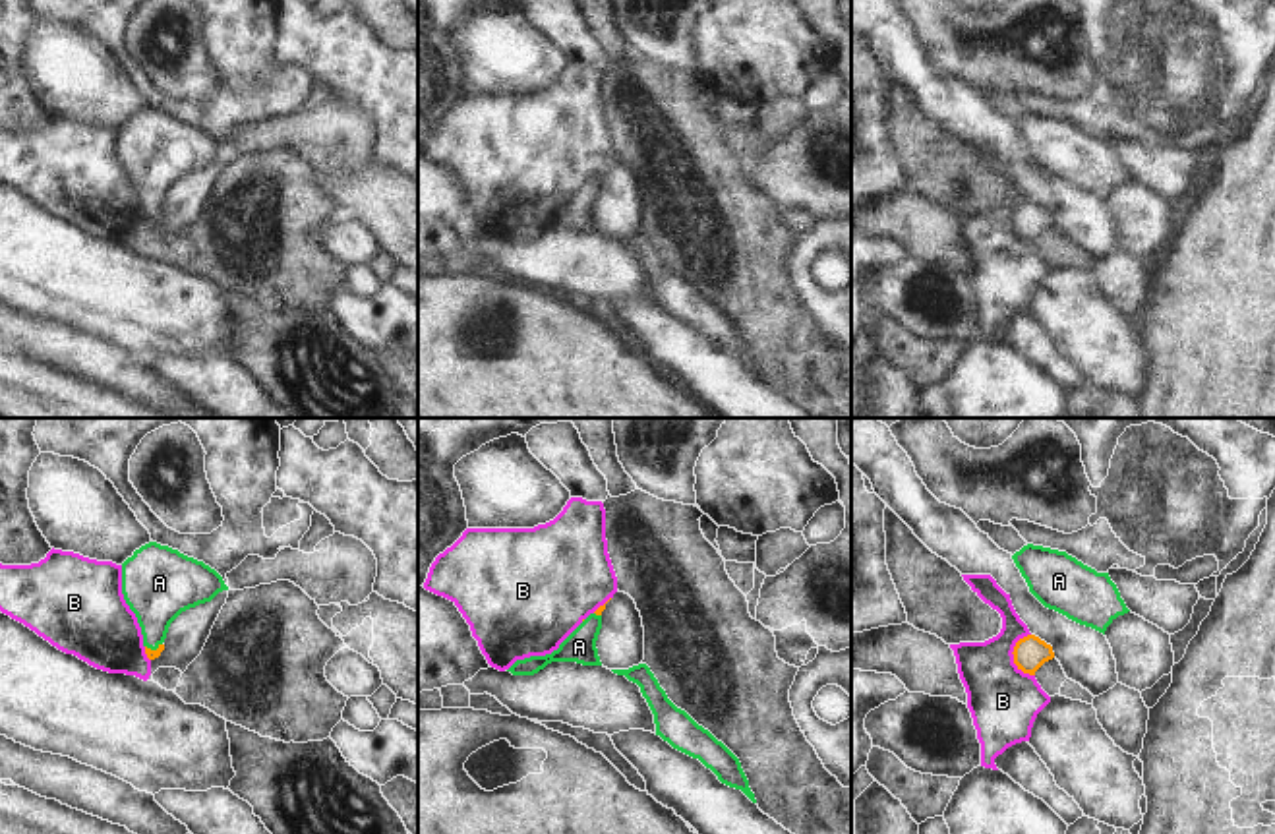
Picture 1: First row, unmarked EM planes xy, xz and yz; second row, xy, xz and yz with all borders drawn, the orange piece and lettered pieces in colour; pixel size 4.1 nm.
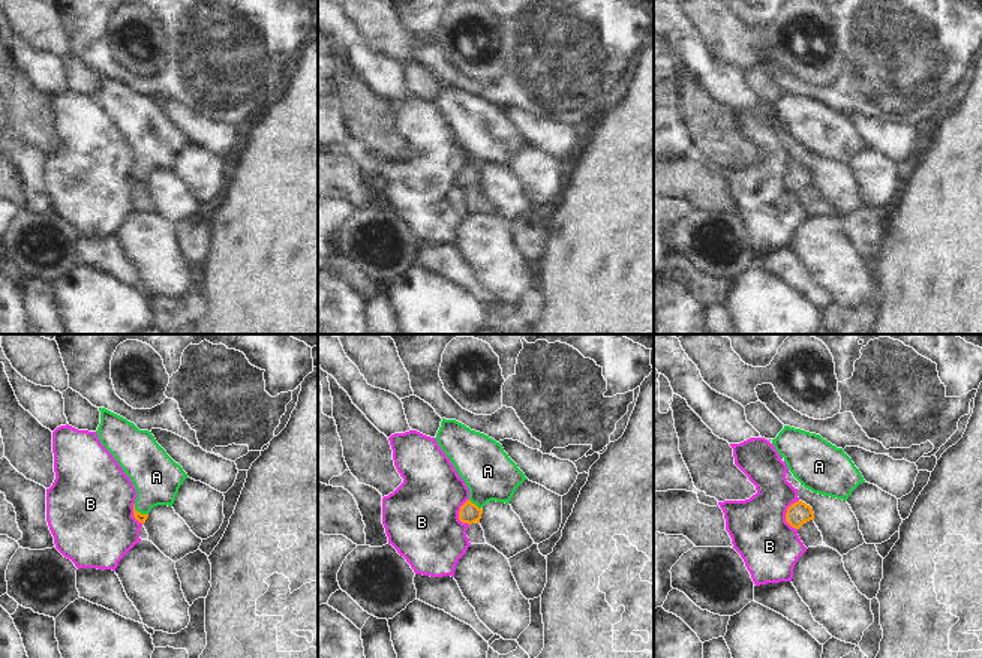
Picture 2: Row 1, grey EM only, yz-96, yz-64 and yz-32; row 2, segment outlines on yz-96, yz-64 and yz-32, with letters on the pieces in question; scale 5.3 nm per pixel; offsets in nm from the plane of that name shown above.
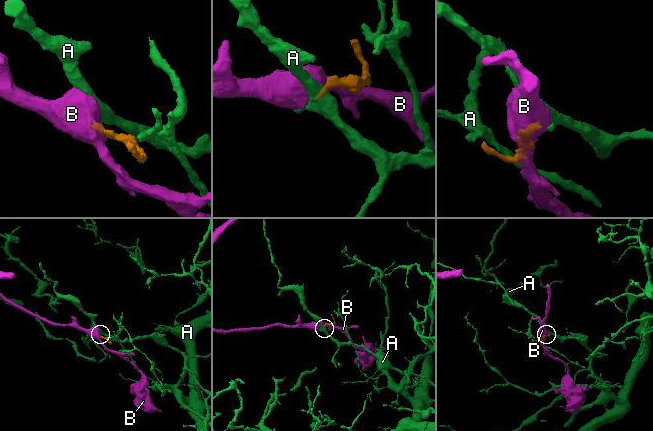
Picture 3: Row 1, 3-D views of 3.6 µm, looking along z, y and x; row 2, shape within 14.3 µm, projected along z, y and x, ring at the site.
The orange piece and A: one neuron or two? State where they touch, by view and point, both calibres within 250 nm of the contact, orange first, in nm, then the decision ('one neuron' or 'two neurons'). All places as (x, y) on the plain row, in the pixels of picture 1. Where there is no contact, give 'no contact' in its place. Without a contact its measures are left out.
contact xy (153, 217); calibres 50 and 280 nm; one neuron

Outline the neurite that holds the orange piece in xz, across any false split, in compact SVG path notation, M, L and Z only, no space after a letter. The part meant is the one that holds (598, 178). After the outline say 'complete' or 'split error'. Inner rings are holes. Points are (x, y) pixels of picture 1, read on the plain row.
M606 170L590 180L561 211L546 223L517 226L507 238L513 242L534 242L551 228L577 228L582 232L602 232L596 207L602 195Z | split error

